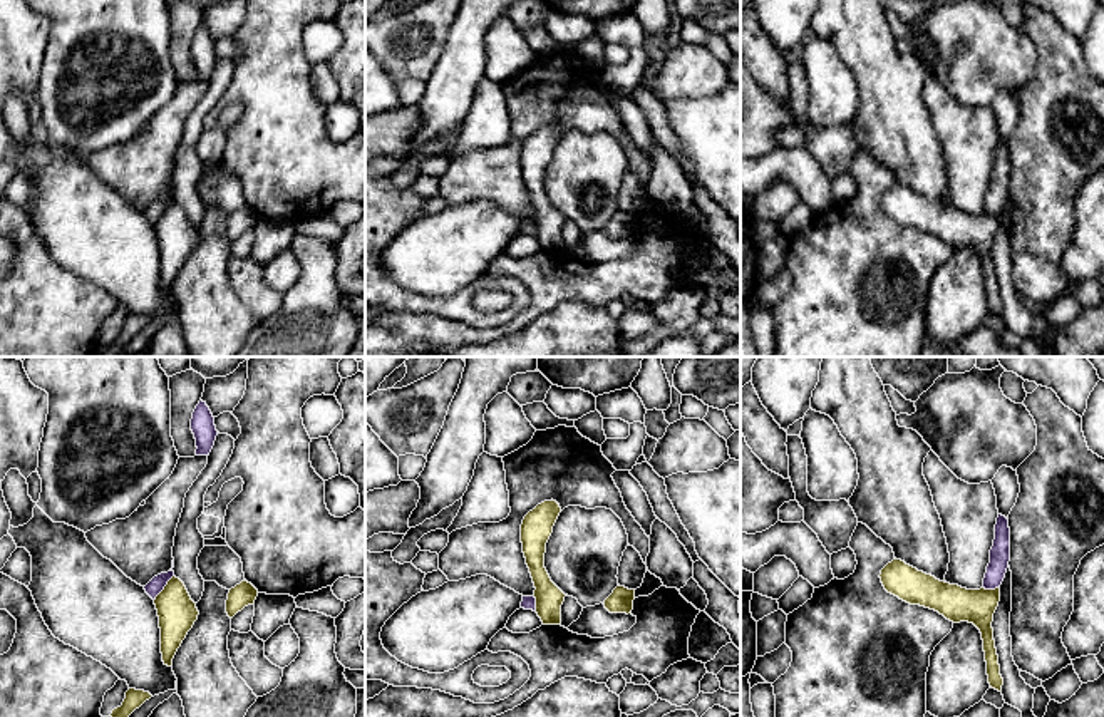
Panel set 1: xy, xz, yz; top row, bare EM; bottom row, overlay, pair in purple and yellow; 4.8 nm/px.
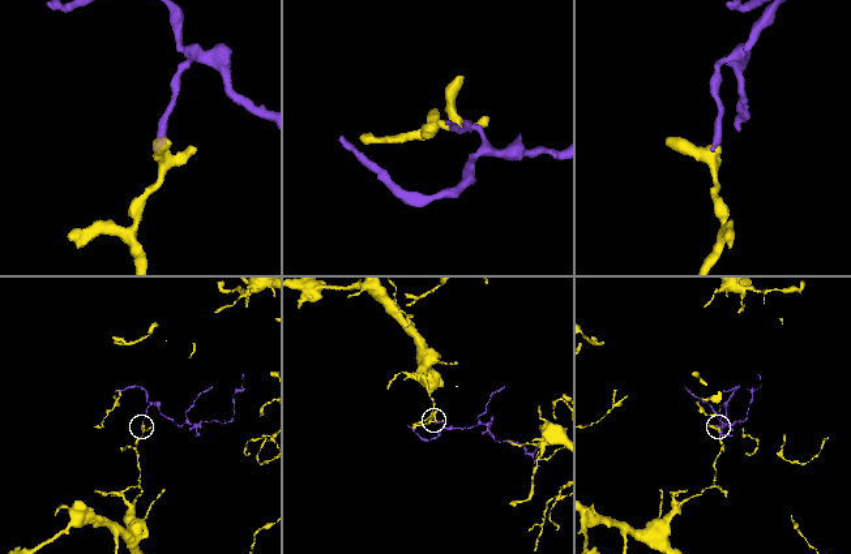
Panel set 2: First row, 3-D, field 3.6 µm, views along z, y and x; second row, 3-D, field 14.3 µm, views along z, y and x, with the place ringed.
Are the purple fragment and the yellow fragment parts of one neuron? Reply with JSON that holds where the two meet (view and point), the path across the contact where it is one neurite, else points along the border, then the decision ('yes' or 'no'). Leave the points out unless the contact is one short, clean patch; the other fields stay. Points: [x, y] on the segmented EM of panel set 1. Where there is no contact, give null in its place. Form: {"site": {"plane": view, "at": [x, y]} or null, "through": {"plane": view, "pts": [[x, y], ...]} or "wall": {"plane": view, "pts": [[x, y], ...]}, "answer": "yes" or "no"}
{"site": {"plane": "xy", "at": [163, 588]}, "wall": {"plane": "xy", "pts": [[173, 575], [154, 600]]}, "answer": "no"}

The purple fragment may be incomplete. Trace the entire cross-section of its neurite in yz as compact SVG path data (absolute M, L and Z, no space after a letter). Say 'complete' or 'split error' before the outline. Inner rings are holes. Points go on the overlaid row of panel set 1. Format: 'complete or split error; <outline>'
complete; M1002 514L997 518L995 539L990 549L990 563L983 578L985 590L1000 588L1010 561L1010 528L1009 519Z

